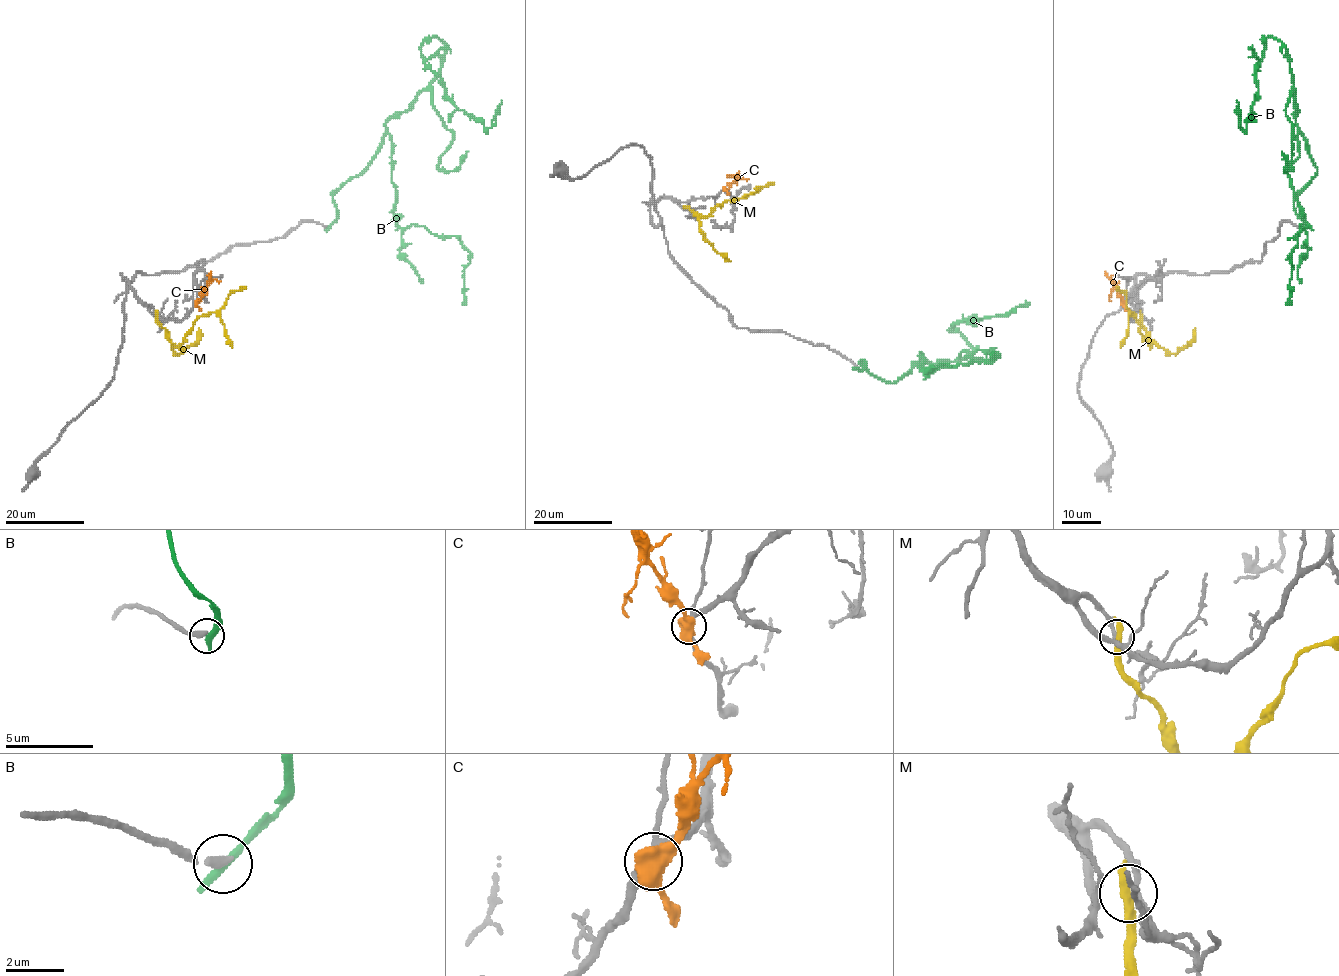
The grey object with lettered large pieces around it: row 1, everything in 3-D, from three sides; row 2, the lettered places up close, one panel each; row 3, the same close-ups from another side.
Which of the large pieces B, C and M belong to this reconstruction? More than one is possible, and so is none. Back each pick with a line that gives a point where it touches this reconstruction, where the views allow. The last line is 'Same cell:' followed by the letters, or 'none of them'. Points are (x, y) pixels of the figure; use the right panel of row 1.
Same cell: none of them

